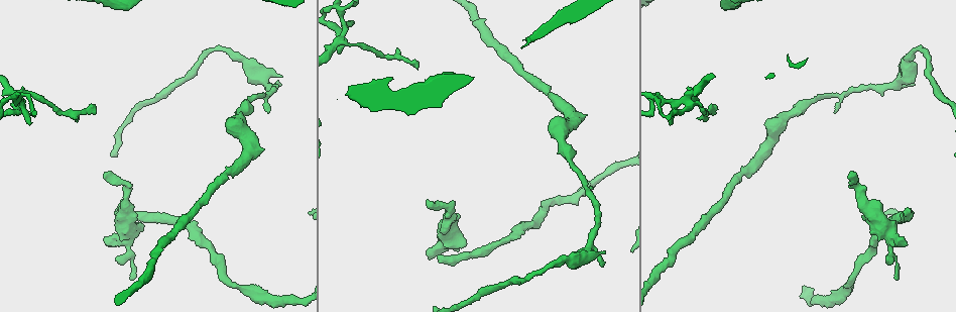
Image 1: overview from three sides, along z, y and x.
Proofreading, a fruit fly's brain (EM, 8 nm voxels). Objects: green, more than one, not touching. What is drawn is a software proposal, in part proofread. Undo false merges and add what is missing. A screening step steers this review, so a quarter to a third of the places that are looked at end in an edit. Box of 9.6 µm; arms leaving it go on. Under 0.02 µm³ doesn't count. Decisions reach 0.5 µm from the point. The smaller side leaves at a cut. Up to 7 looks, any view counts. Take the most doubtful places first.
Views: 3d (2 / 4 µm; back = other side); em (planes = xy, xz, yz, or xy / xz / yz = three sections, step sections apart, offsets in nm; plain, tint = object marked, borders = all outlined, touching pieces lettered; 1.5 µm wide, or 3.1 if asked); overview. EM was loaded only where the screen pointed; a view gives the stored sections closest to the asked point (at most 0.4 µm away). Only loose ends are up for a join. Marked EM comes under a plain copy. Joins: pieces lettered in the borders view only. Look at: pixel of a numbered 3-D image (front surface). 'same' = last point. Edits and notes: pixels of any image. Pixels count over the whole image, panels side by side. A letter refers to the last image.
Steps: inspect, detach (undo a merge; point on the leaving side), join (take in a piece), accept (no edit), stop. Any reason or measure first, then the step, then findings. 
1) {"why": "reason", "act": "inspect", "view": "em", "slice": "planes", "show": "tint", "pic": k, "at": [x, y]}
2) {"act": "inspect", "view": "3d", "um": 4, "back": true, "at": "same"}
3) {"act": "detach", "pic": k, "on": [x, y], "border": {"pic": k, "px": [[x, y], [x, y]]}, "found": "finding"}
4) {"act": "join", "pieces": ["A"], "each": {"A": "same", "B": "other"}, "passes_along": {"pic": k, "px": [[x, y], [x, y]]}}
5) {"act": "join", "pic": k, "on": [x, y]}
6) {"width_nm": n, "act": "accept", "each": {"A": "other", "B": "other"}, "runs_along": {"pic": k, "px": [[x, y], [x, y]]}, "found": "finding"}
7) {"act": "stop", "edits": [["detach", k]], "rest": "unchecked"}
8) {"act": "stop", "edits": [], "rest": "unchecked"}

{"act": "inspect", "view": "em", "slice": "xy", "step": 4, "show": "borders", "pic": 1, "at": [426, 201]}

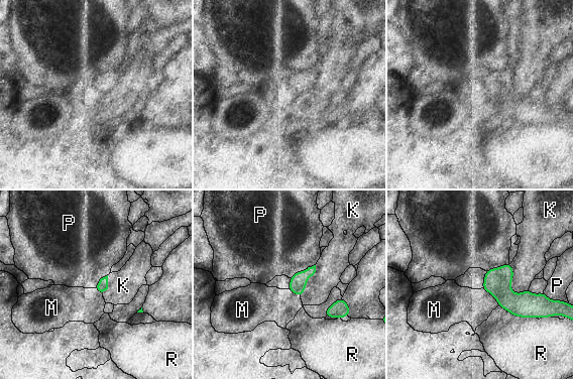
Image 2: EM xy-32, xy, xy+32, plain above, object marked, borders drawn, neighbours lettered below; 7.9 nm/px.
{"act": "inspect", "view": "em", "slice": "planes", "show": "borders", "at": "same"}

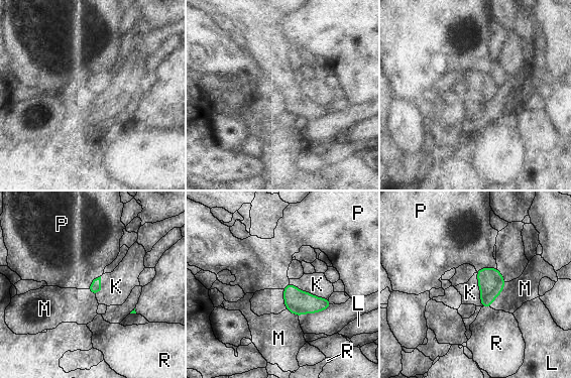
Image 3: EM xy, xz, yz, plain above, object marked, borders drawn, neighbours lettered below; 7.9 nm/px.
{"act": "accept", "each": {"K": "other", "L": "other", "M": "other", "P": "other", "R": "other"}, "border": {"pic": 3, "px": [[496, 267], [481, 267], [476, 271]]}, "found": "no lettered piece goes on from it"}

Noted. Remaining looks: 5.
{"why": "thin end", "act": "inspect", "view": "3d", "um": 4, "pic": 1, "at": [354, 21]}

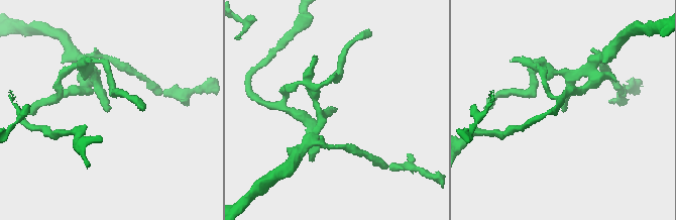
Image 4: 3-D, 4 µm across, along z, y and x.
{"act": "inspect", "view": "em", "slice": "yz", "step": 8, "show": "tint", "pic": 4, "at": [334, 110]}

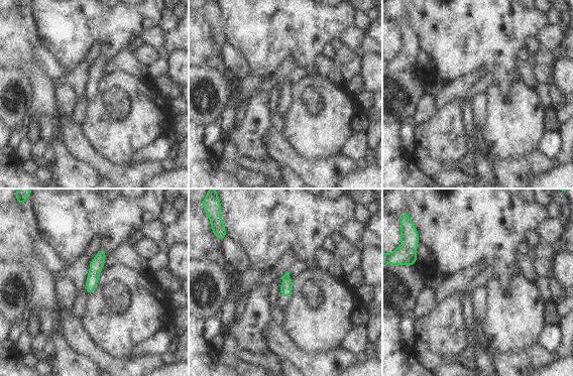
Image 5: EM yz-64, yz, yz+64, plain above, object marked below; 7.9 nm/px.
{"why": "cut it another way", "act": "inspect", "view": "em", "slice": "planes", "show": "borders", "at": "same"}

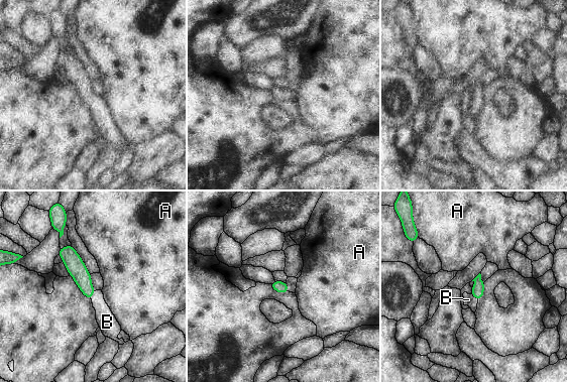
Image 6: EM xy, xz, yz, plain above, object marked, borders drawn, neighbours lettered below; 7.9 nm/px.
{"act": "join", "pieces": ["B"], "each": {"A": "other", "B": "same"}, "passes_along": {"pic": 6, "px": [[77, 268], [93, 294], [107, 322]]}, "found": "the neuron continues"}

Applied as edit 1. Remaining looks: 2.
{"act": "stop", "edits": [["join", 6]], "rest": "unchecked"}

